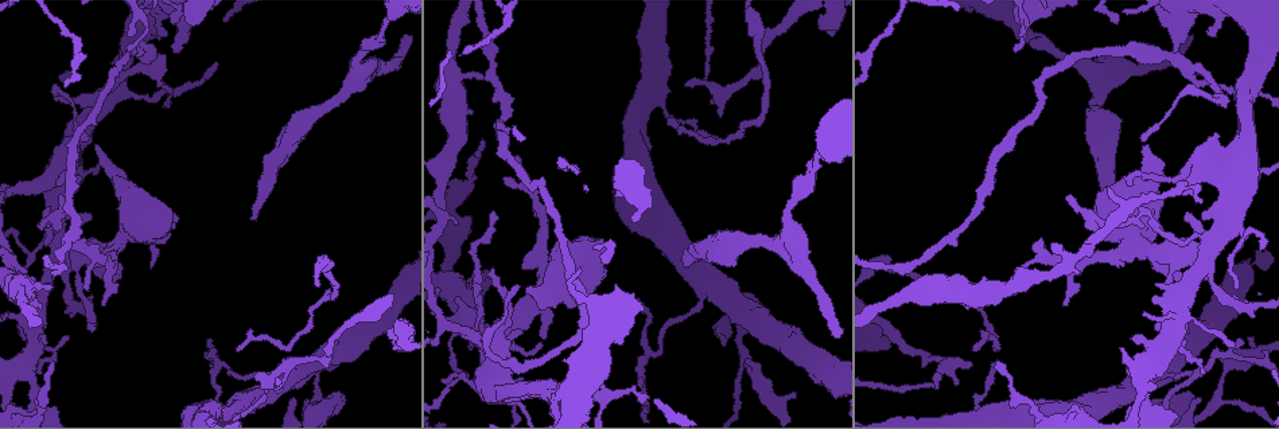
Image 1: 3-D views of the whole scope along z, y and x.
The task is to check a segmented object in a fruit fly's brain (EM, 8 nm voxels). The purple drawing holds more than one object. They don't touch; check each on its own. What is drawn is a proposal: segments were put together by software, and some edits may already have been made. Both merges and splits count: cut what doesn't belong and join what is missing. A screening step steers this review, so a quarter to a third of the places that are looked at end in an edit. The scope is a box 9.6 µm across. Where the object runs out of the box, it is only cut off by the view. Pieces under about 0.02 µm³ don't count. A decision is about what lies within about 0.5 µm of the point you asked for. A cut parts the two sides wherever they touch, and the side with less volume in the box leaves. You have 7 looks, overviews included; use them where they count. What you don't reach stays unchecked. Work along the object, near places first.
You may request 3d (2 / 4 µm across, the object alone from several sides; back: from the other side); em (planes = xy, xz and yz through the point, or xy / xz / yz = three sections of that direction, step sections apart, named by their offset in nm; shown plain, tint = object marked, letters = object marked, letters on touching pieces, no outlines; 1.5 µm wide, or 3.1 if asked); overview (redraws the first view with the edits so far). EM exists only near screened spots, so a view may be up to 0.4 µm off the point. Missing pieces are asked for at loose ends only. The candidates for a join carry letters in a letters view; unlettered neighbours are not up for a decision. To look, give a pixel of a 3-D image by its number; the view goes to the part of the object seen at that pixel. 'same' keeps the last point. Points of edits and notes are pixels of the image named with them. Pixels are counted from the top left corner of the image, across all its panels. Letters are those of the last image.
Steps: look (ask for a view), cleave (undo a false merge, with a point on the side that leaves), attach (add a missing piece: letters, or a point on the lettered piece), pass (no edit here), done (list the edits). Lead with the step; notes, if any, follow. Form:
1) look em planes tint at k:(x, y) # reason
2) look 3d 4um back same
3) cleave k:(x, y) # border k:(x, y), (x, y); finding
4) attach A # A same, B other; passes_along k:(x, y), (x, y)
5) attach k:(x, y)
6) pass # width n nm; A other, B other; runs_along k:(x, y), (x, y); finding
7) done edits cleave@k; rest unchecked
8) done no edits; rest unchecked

look 3d 4um at 1:(683, 257) # end of a long branch

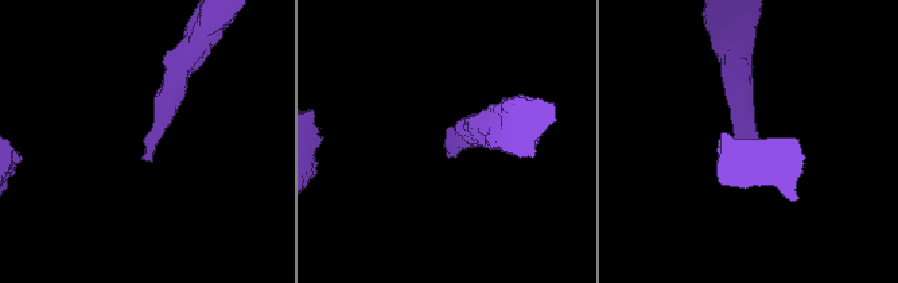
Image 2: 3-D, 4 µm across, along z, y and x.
look em yz step 8 tint at 2:(141, 159) # shape alone is not enough

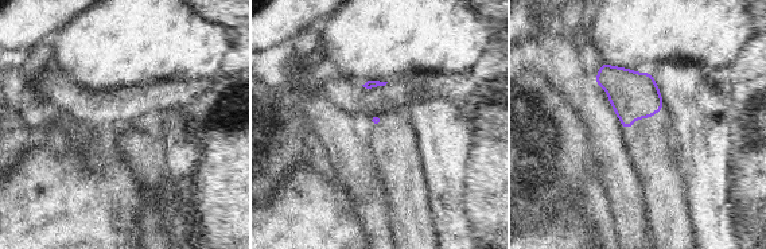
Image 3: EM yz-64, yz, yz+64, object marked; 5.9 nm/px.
look em planes letters same # cut it another way

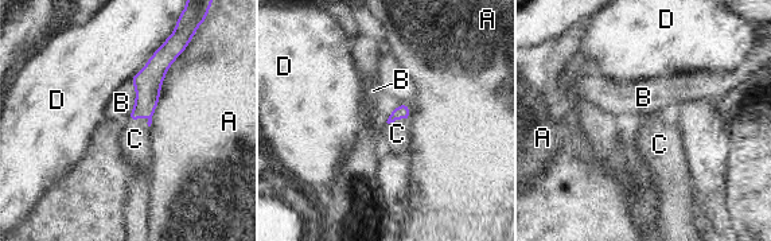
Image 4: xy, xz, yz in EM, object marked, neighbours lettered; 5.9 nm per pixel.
attach C # A other, B other, C same, D other; passes_along 4:(148, 81), (143, 115), (135, 139); the neuron continues

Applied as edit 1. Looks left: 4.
look overview

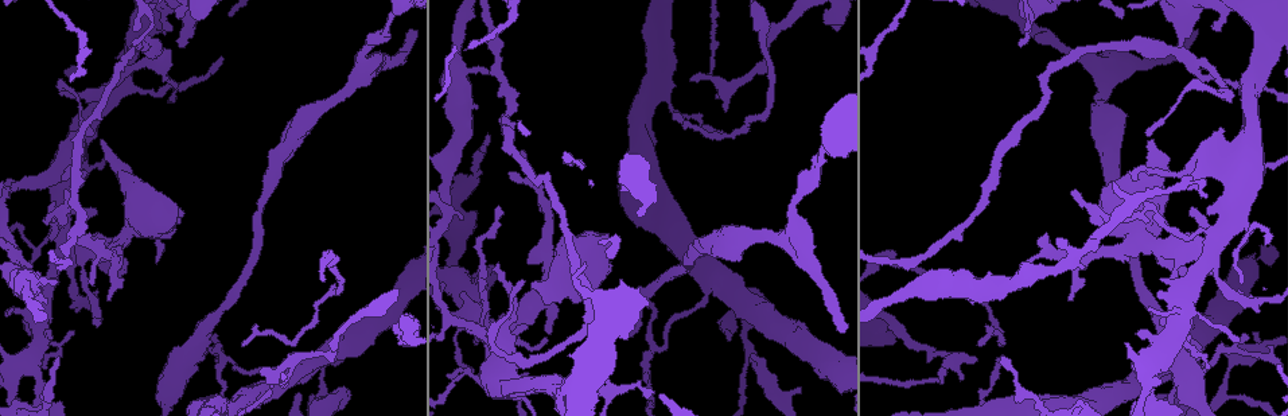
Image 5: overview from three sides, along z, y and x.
look em planes plain at 5:(1242, 223) # sudden change in width

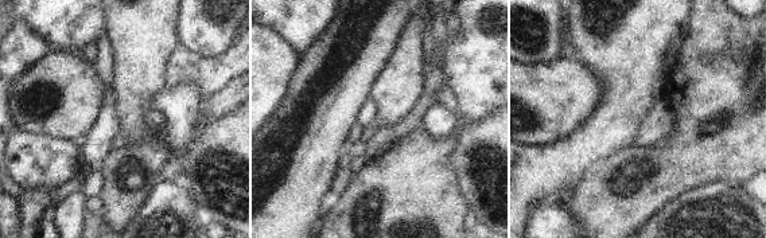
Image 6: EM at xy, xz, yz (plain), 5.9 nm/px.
look em planes letters same

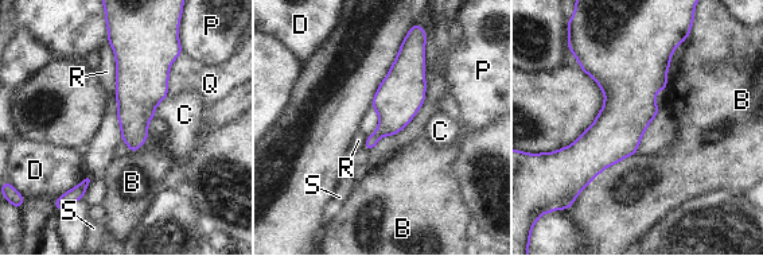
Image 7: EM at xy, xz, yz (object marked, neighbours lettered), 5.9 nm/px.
pass # B other, C other, D other, P other, Q other, R other, S other; border 7:(167, 94), (155, 108), (154, 115); one neuron here

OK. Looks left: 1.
look em planes letters at 5:(601, 391) # two arms in line, one across

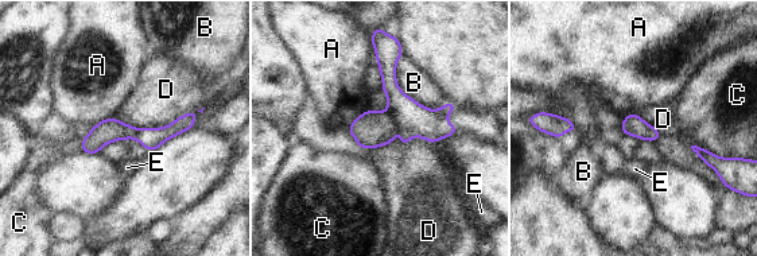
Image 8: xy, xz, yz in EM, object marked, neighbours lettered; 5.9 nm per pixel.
cleave 8:(410, 116) # A other, B other, C other, D other, E other; border 8:(385, 111), (396, 127); two neurons meet here

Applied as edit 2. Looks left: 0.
done edits attach@4, cleave@8; rest unchecked

